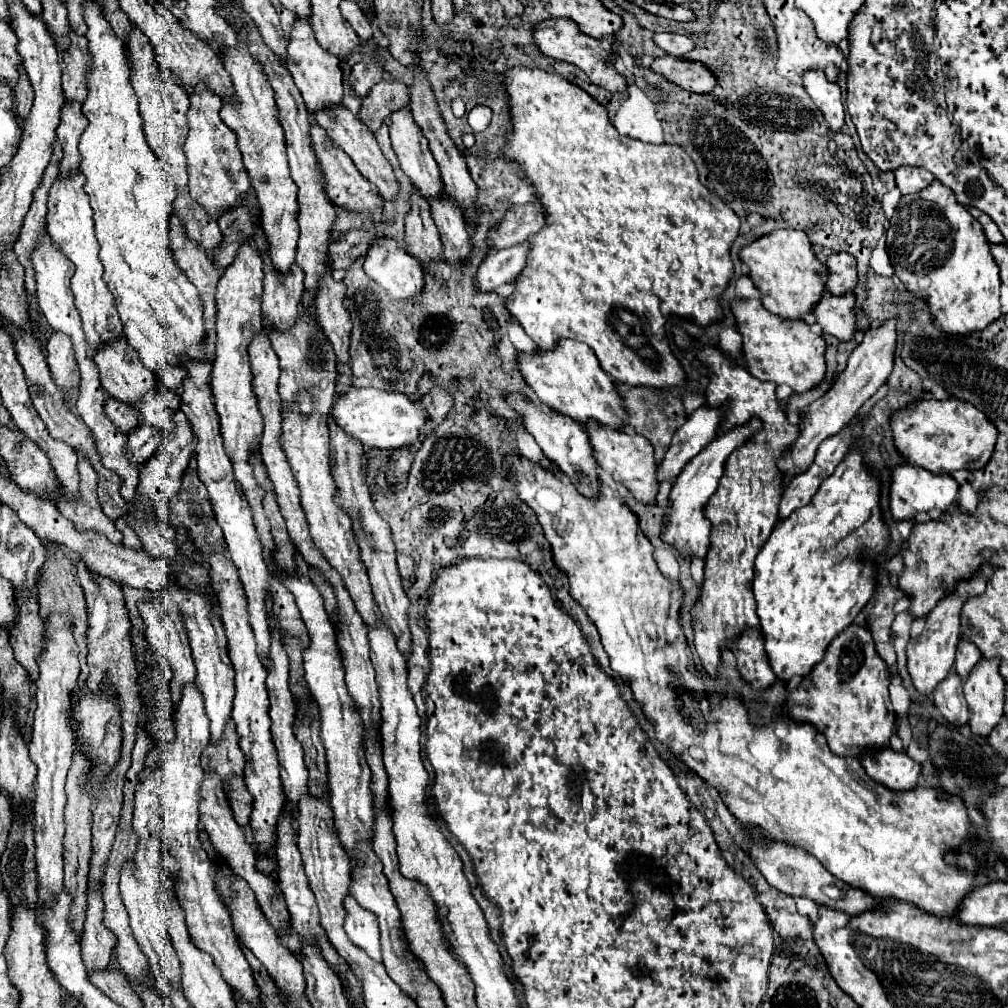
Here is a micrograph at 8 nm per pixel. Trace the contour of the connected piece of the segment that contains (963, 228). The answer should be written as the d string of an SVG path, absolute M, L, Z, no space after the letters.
M899 167L895 171L895 183L905 197L901 197L889 221L887 253L905 289L927 303L933 325L939 331L947 335L979 333L1003 315L997 265L989 255L989 245L977 219L957 203L953 191L933 181L935 177L921 167Z

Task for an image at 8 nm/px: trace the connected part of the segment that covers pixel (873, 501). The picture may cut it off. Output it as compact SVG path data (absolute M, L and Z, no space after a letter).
M853 449L853 451L839 463L839 467L835 469L835 473L833 473L831 477L827 477L827 479L819 485L817 493L813 495L813 499L811 499L805 507L797 509L797 511L795 511L793 515L789 515L785 521L777 523L777 527L773 529L773 535L767 539L765 547L761 547L761 551L759 551L757 559L755 559L753 593L755 593L755 601L757 601L757 615L759 615L761 635L763 635L763 639L765 639L765 653L767 653L769 665L771 665L771 669L773 669L773 673L775 673L775 677L777 677L779 681L785 681L785 683L787 683L787 681L789 681L791 677L795 677L795 675L807 677L807 675L813 671L813 667L815 667L817 663L821 663L821 659L825 657L825 649L827 649L827 645L833 641L833 637L839 635L845 627L849 627L849 625L853 623L853 619L861 613L861 609L865 607L865 603L867 603L867 601L871 599L871 595L873 595L873 587L875 587L875 569L873 569L873 563L871 563L871 561L859 561L859 555L861 555L861 551L875 555L875 553L879 553L879 551L883 551L887 545L889 545L889 531L887 531L887 525L885 525L883 519L881 519L881 509L879 509L879 481L865 469L861 449Z

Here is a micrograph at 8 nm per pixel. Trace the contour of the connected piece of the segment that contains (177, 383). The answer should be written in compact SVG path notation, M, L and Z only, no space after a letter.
M169 365L169 367L163 367L163 375L161 375L159 381L161 381L169 391L177 393L177 389L181 387L185 375L187 375L187 371L185 371L183 367L173 367L173 365Z

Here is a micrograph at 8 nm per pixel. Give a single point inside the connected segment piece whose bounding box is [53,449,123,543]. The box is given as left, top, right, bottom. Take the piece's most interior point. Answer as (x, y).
(86, 513)

